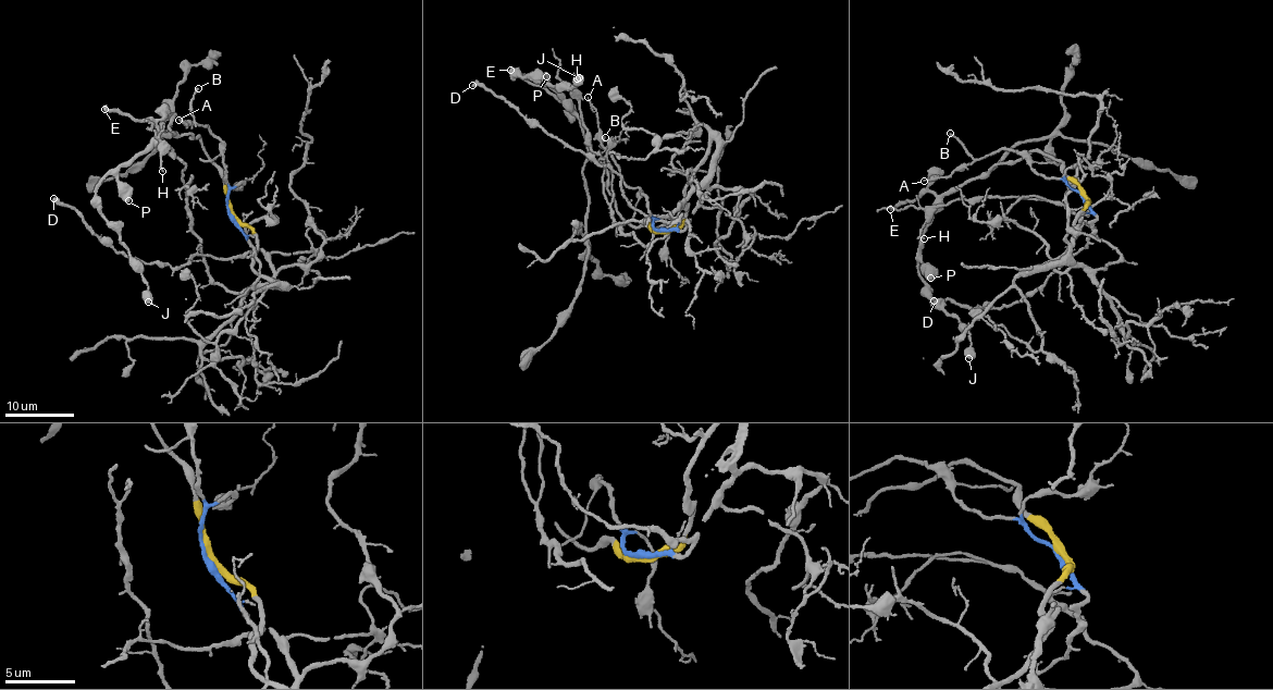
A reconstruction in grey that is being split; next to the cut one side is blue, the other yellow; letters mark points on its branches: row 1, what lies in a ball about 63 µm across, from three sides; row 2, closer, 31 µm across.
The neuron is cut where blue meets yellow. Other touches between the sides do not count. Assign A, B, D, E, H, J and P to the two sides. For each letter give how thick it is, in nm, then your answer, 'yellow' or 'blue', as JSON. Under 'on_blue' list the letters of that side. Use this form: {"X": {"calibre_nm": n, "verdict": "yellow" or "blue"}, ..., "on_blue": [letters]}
{"A": {"calibre_nm": 130, "verdict": "blue"}, "B": {"calibre_nm": 200, "verdict": "blue"}, "D": {"calibre_nm": 440, "verdict": "blue"}, "E": {"calibre_nm": 400, "verdict": "yellow"}, "H": {"calibre_nm": 160, "verdict": "yellow"}, "J": {"calibre_nm": 750, "verdict": "yellow"}, "P": {"calibre_nm": 700, "verdict": "yellow"}, "on_blue": ["A", "B", "D"]}

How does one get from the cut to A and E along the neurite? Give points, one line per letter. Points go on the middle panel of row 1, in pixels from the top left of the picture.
A: (658, 231), (646, 197), (625, 183), (602, 143), (595, 108), (588, 97)
E: (659, 231), (653, 232), (643, 222), (637, 226), (616, 210), (606, 171), (592, 155), (571, 107), (510, 70)

